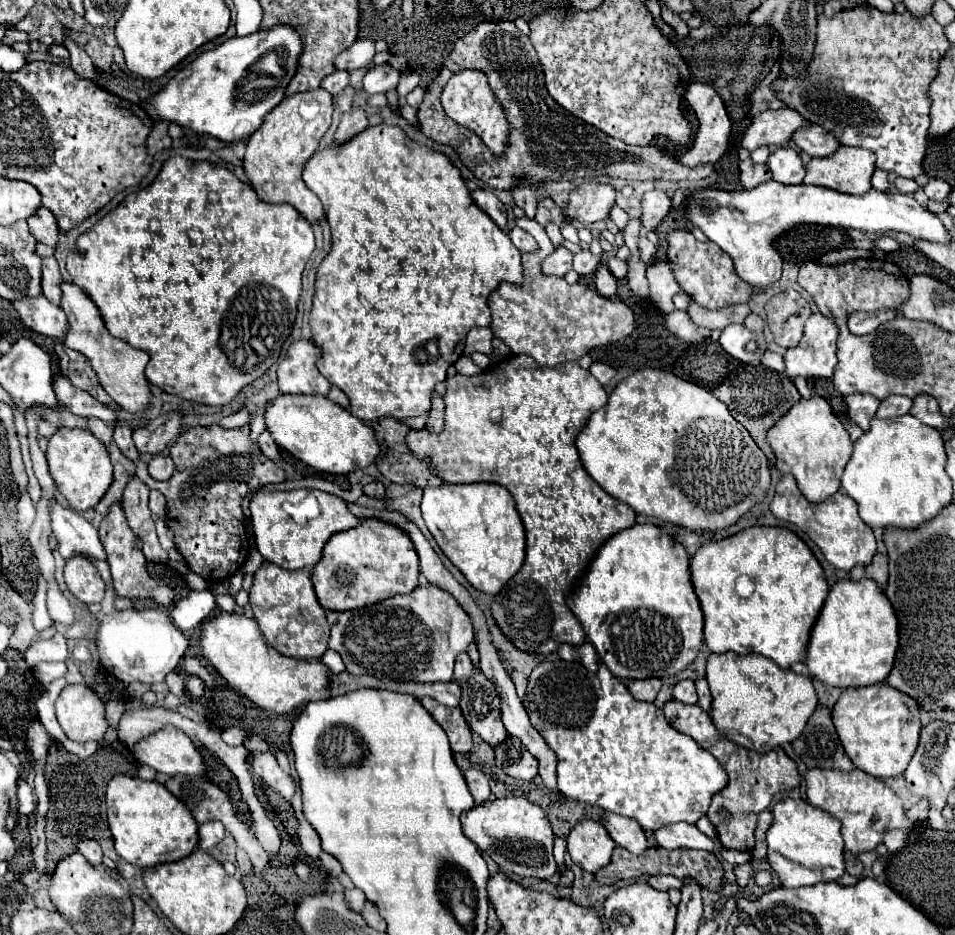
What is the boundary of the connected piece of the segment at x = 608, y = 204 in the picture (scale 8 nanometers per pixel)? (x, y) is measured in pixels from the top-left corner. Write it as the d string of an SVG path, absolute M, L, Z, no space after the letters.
M588 180L570 192L564 218L568 222L578 220L582 224L594 224L606 220L612 206L614 206L614 188L610 184Z

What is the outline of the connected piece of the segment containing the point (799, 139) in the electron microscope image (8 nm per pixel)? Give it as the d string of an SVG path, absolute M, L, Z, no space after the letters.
M808 124L808 126L802 126L798 128L794 134L792 134L792 142L804 150L806 154L810 154L812 158L818 156L818 158L824 158L824 156L830 156L832 152L836 152L836 148L840 146L836 142L836 138L832 138L832 134L828 134L822 126L816 126L816 124Z

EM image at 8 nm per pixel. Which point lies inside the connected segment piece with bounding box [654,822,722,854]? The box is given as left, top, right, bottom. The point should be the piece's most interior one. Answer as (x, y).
(681, 834)

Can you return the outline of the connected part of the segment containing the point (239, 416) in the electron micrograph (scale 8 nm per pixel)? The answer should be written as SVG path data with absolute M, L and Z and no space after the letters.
M242 408L240 412L236 412L236 414L228 416L228 418L222 418L218 424L226 429L238 429L243 426L249 426L251 421L252 416L250 416L250 412L246 408Z

